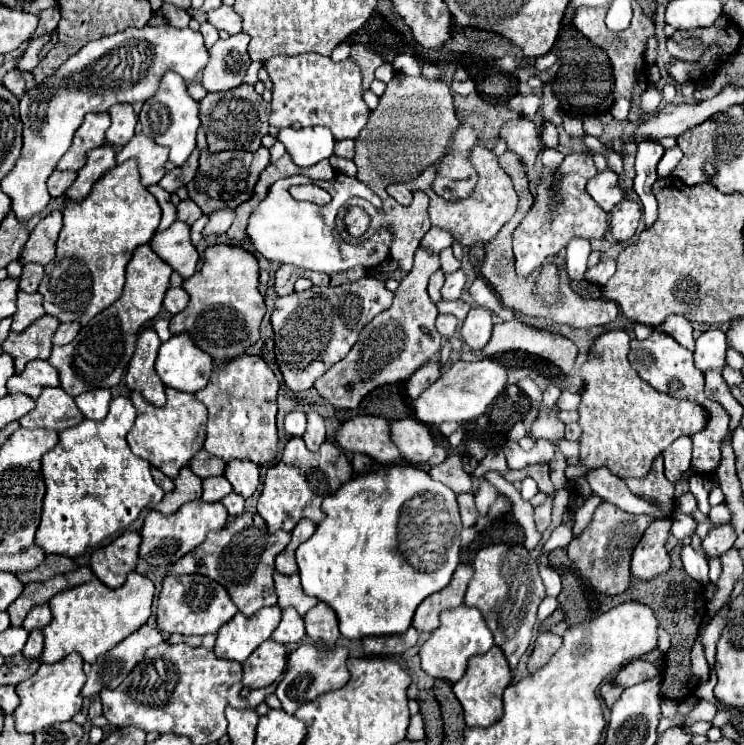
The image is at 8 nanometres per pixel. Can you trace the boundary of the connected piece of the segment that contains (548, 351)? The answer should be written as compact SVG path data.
M511 320L511 322L499 322L493 326L493 336L489 344L481 350L483 356L493 356L499 352L509 352L509 350L521 350L529 354L537 354L555 366L559 366L565 374L571 372L575 356L577 356L577 346L561 336L553 334L549 330L533 328L525 322Z

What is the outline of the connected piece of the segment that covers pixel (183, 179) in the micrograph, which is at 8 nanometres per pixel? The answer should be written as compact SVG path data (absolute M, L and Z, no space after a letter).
M199 148L193 150L191 158L189 158L181 168L173 168L171 172L167 172L167 174L159 180L159 184L161 184L167 192L175 192L179 186L185 186L185 184L195 176L195 172L197 172L197 166L199 166L197 160L199 160Z

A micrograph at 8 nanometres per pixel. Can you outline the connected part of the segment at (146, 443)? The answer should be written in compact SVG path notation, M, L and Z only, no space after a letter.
M167 388L167 404L157 408L149 404L139 392L131 392L131 402L137 410L137 420L133 430L127 434L129 448L145 458L151 466L159 468L165 476L175 478L183 466L189 464L193 454L203 448L205 440L205 424L207 424L207 408L189 392L177 392L175 388Z

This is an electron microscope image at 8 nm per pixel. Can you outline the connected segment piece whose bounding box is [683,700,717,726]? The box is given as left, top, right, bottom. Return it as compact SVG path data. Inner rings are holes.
M700 700L695 709L684 719L683 723L690 726L698 721L711 722L717 713L716 706L709 701Z

